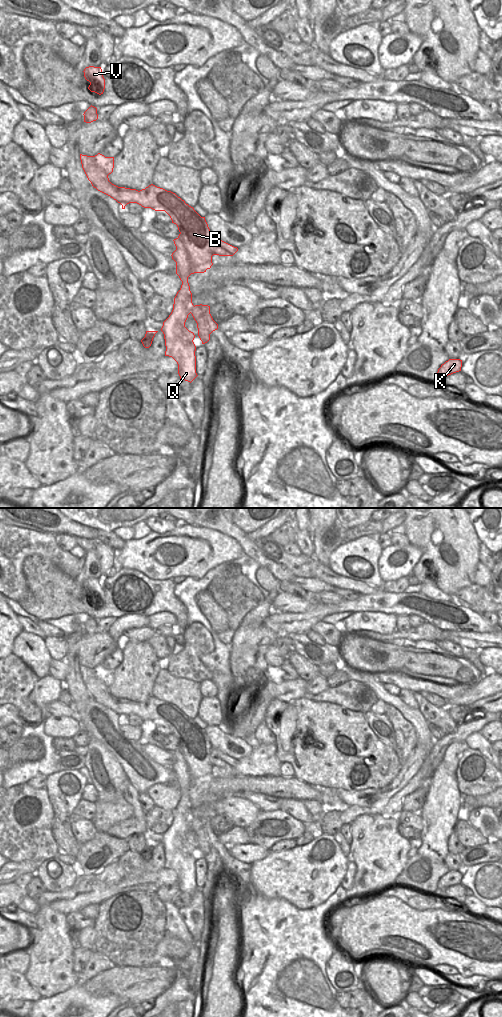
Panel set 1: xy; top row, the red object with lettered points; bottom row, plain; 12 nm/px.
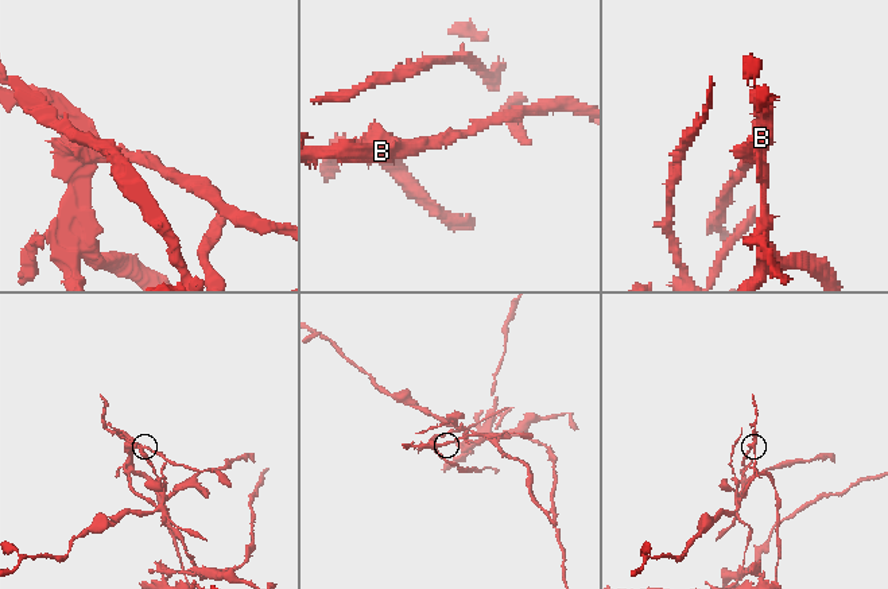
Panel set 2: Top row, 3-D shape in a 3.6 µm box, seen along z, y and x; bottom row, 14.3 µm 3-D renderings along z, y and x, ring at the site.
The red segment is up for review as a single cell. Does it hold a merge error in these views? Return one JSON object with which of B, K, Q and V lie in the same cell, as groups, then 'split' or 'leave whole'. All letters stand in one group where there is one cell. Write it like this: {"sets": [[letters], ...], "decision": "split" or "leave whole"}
{"sets": [["B", "V"], ["K", "Q"]], "decision": "split"}

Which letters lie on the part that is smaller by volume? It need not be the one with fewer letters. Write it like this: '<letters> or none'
B, V

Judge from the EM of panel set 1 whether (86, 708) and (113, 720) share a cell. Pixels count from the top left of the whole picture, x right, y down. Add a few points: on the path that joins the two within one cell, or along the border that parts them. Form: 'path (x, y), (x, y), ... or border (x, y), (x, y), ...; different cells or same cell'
path (93, 713), (103, 723), (106, 723); same cell

